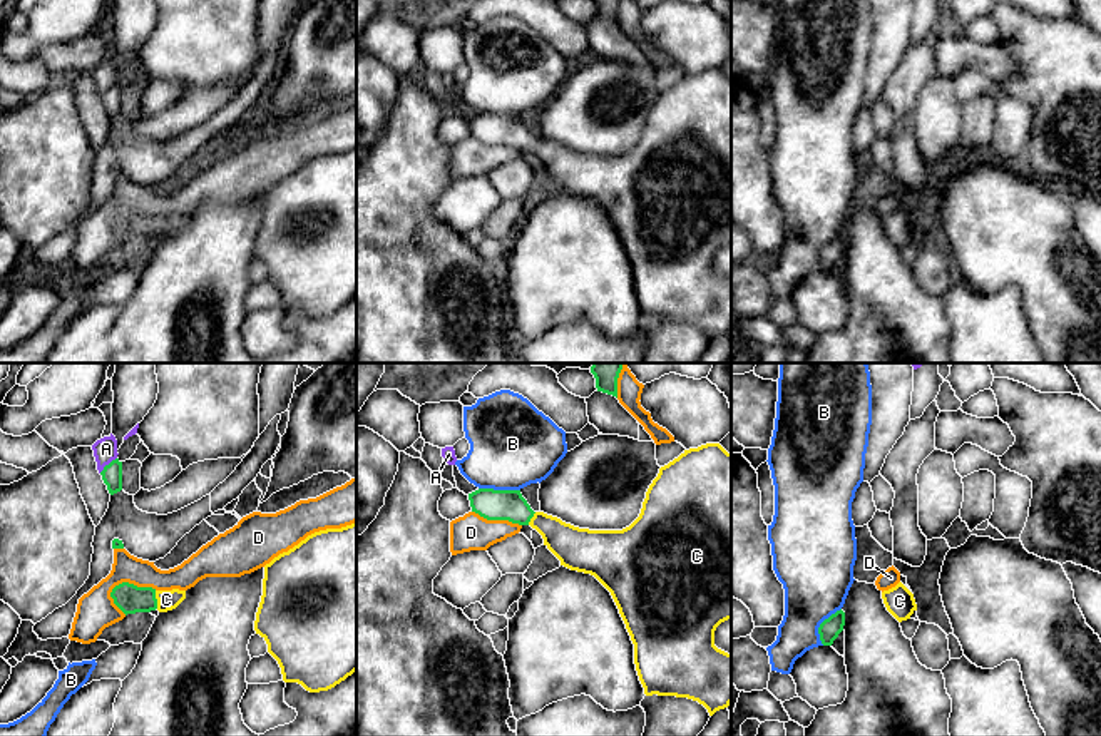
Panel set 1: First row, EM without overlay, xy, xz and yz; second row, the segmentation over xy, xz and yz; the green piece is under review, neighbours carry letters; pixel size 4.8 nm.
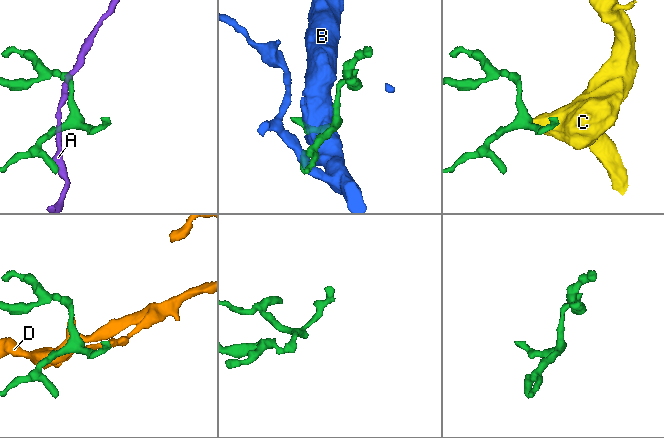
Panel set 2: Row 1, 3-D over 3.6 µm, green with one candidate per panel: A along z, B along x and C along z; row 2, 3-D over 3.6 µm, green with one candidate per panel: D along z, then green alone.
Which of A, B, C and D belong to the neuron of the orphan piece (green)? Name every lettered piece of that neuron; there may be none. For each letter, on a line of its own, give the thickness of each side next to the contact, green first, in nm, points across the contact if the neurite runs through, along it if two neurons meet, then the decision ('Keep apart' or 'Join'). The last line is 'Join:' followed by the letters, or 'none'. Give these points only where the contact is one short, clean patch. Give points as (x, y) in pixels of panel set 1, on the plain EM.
A: Thickness 100 nm (green) against 110 nm. Keep apart
B: Thickness 100 nm (green) against 360 nm. Keep apart
C: Thickness 140 nm (green) against 100 nm. Path across: xy (129, 223), (156, 224), (166, 224). Join
D: Thickness 140 nm (green) against 190 nm. Keep apart
Join: C

